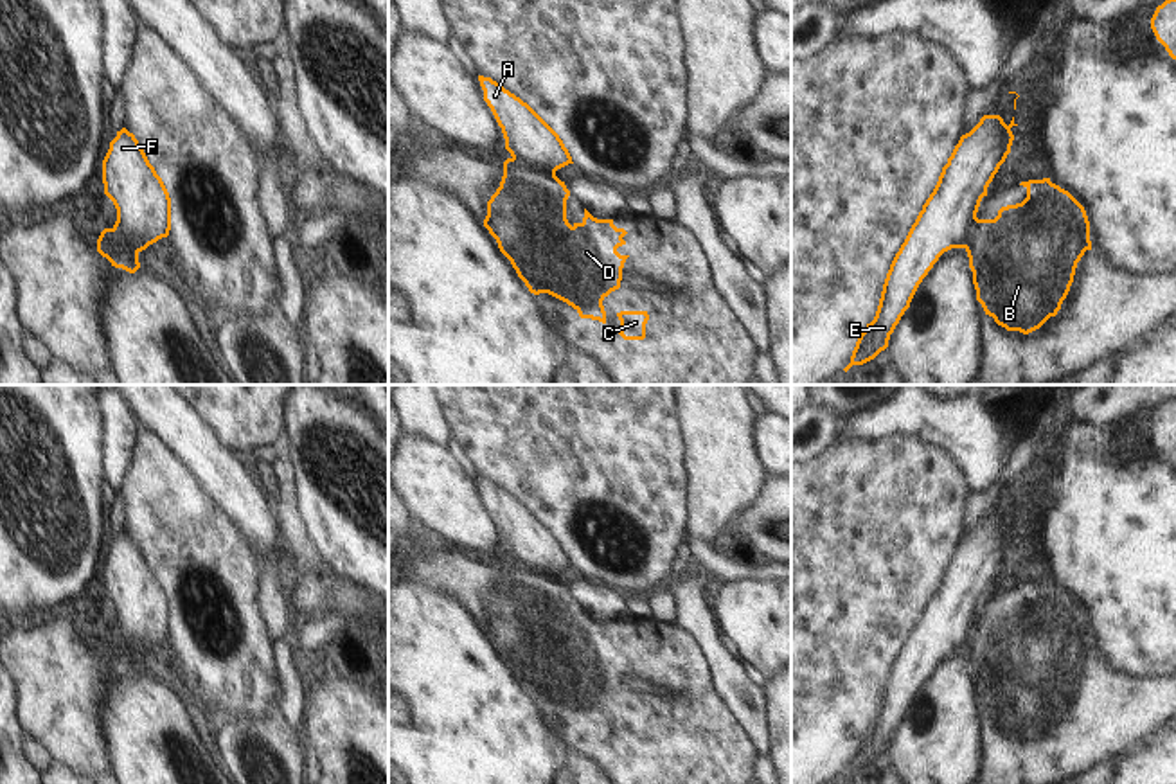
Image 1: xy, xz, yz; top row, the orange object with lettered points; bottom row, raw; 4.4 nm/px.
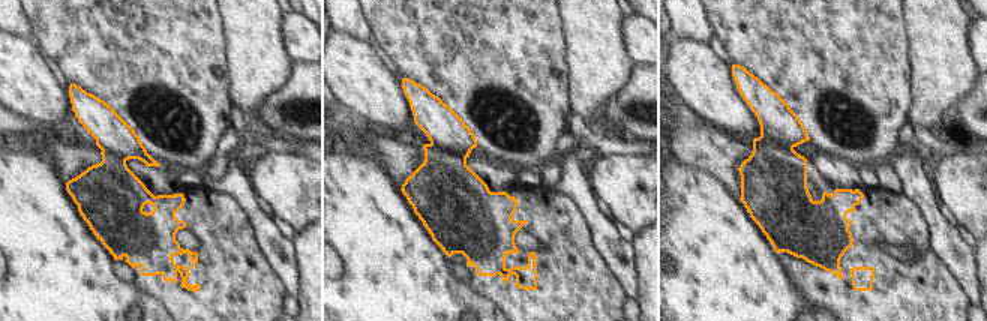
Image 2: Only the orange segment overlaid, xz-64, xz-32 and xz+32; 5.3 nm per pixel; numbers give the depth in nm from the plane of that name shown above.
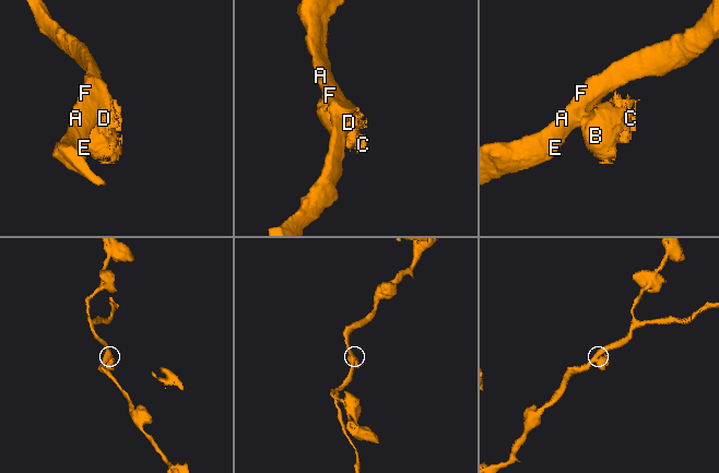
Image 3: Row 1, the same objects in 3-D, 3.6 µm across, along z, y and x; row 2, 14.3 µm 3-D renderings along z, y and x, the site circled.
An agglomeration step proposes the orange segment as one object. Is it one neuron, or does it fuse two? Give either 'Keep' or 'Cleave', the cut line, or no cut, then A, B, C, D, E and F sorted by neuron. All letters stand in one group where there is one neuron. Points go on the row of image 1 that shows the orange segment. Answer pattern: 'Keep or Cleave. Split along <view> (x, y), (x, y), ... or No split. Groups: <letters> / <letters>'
Cleave. Split along xz (513, 157), (554, 175). Groups: A E F / B C D

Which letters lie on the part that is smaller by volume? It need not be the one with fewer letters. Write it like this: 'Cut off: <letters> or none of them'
Cut off: B, C, D

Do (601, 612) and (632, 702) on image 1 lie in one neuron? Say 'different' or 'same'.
different

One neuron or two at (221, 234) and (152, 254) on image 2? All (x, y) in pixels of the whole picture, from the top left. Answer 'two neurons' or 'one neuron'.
one neuron

